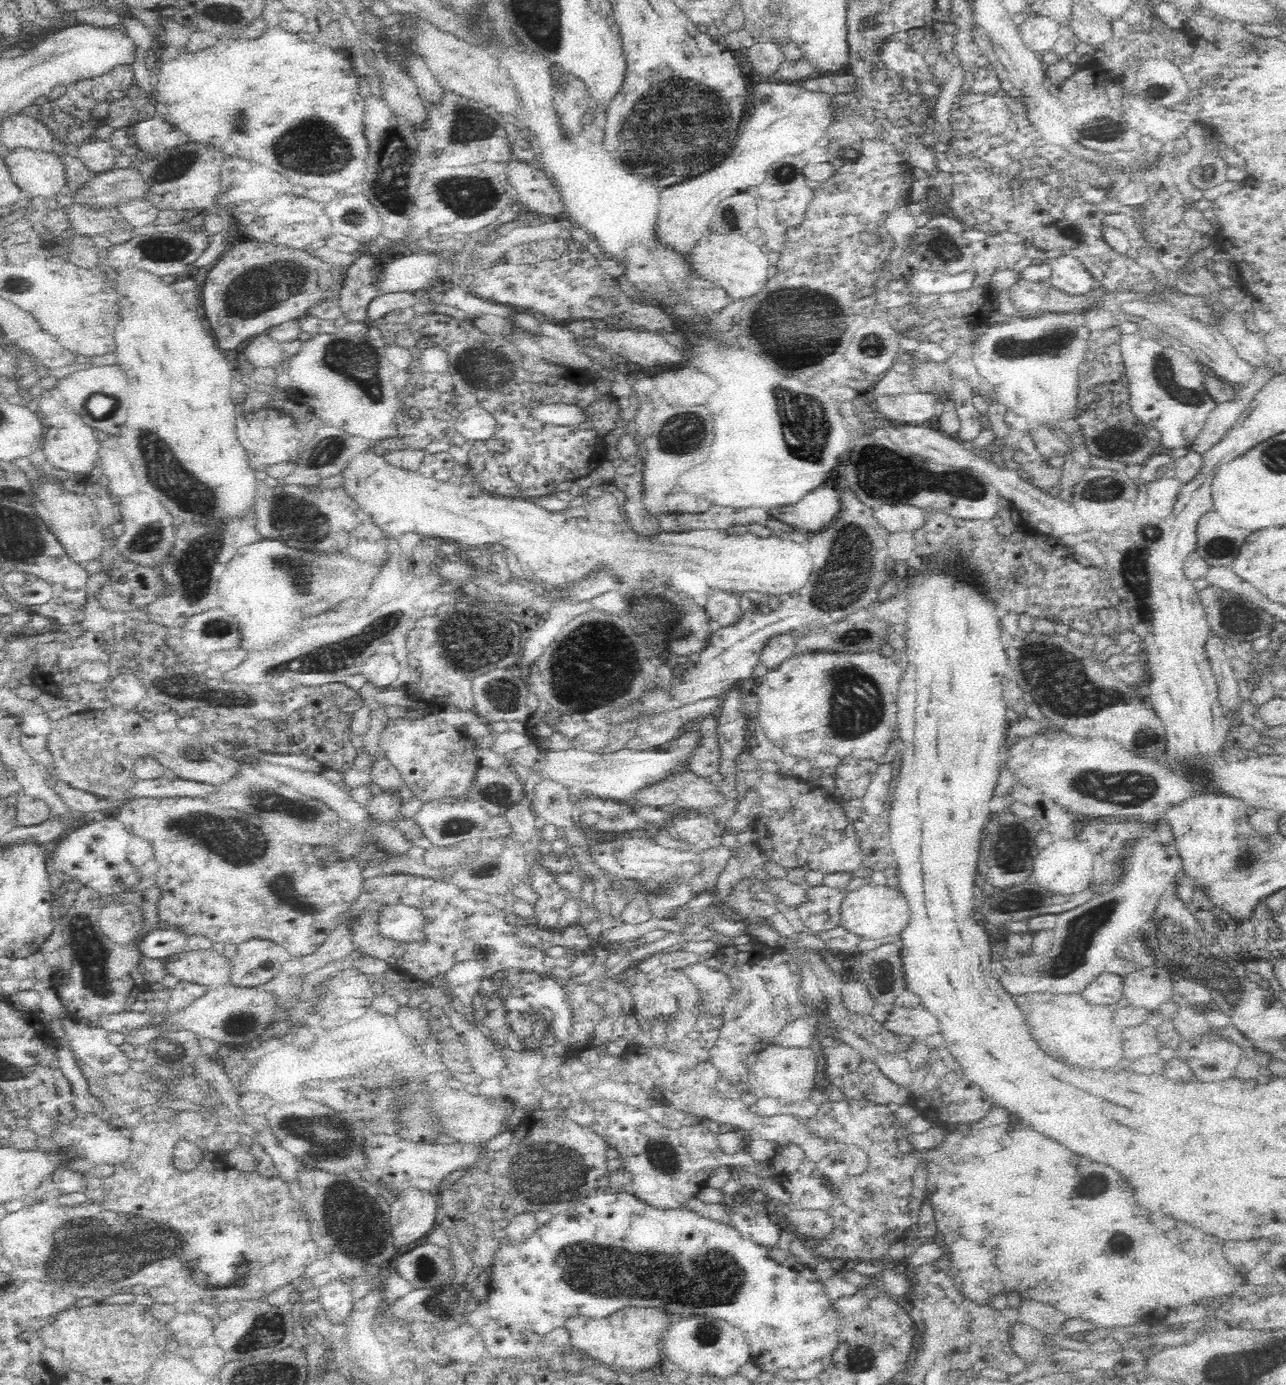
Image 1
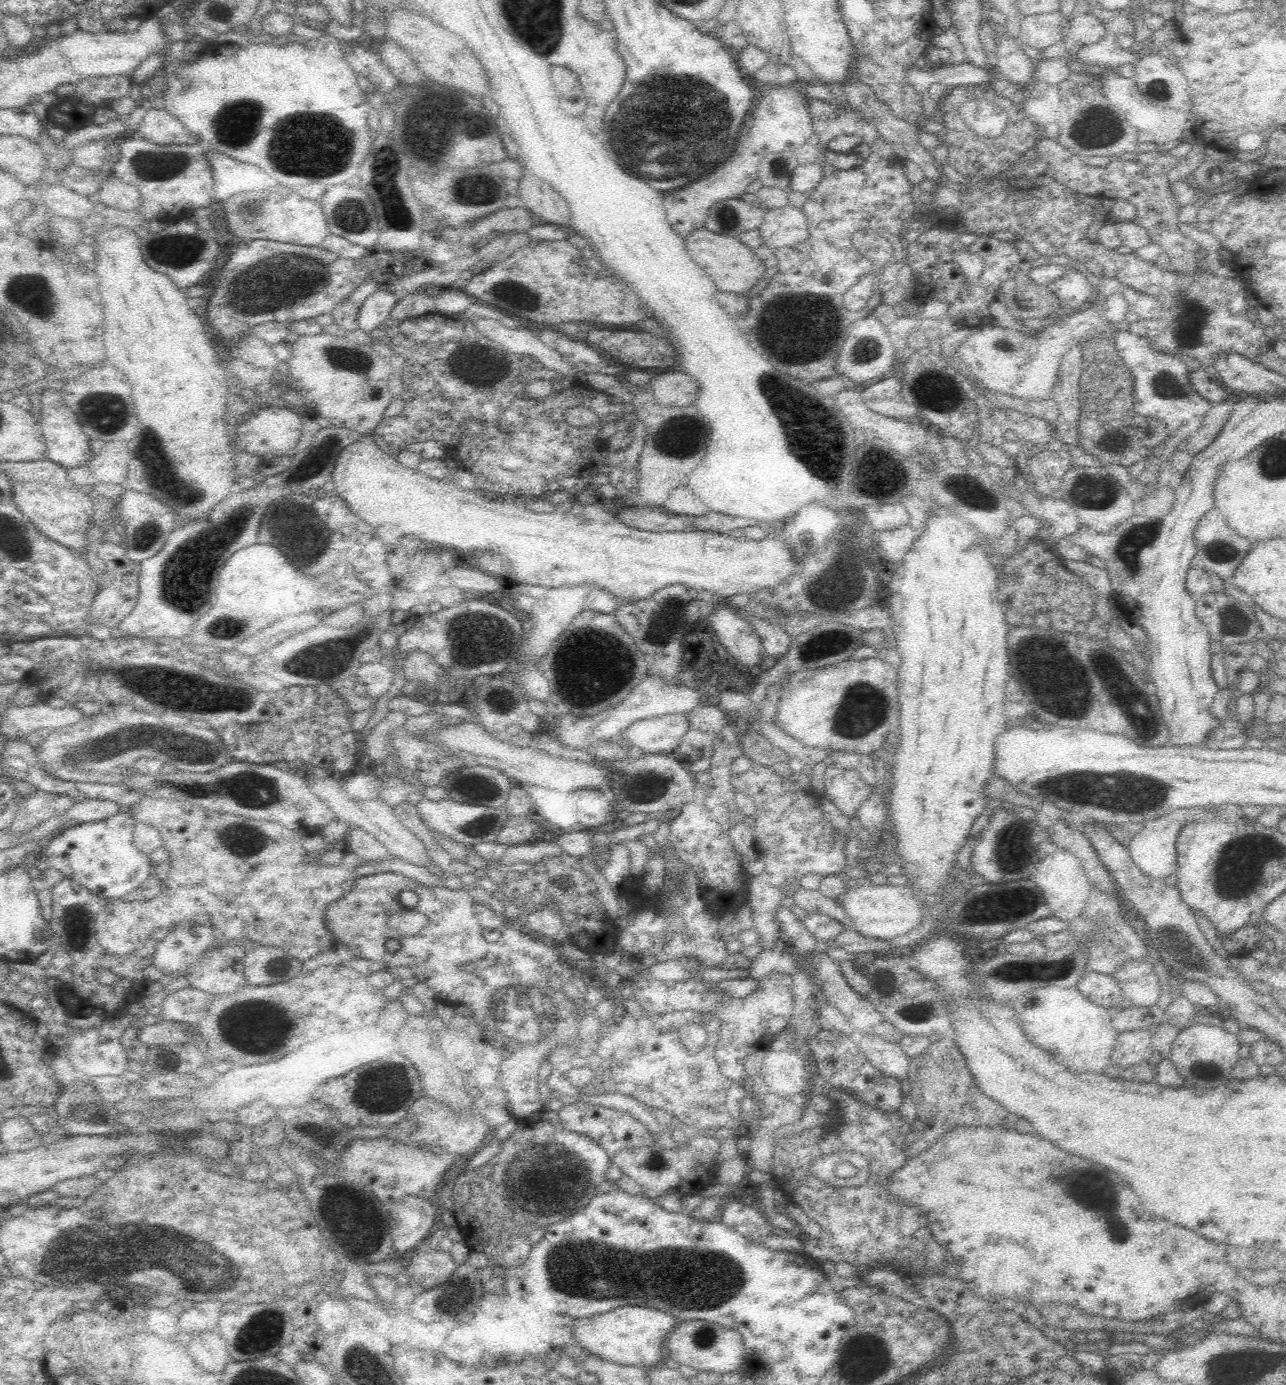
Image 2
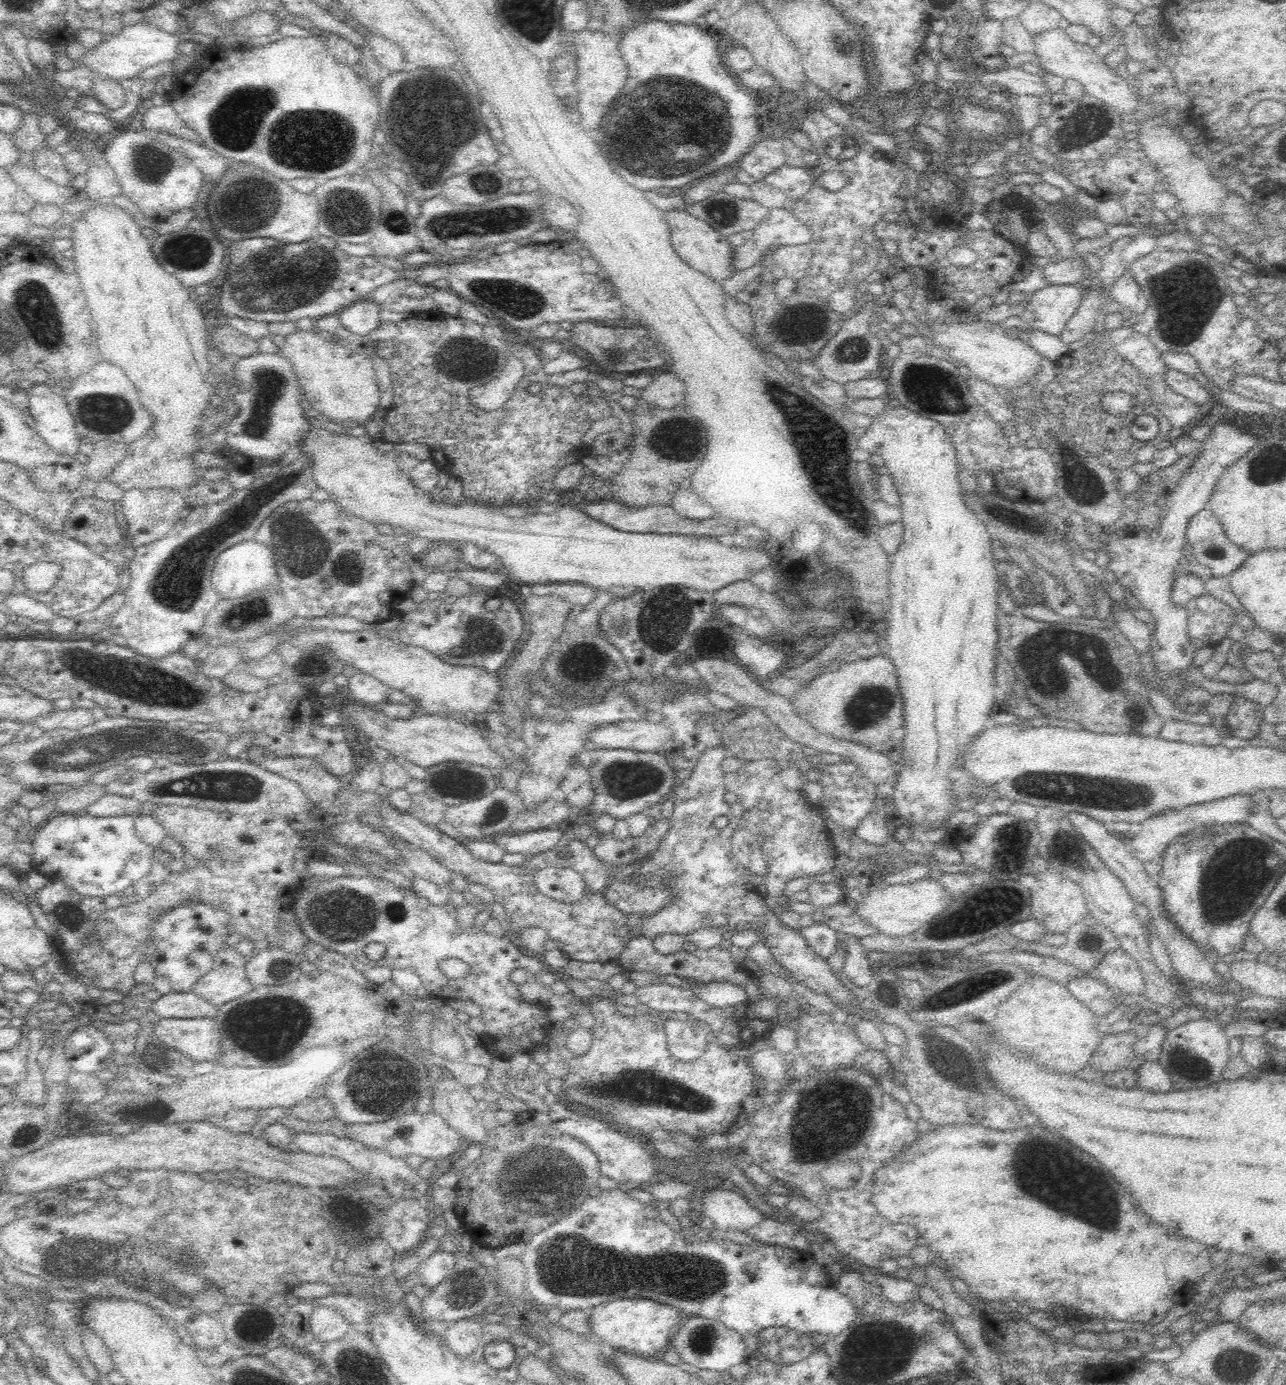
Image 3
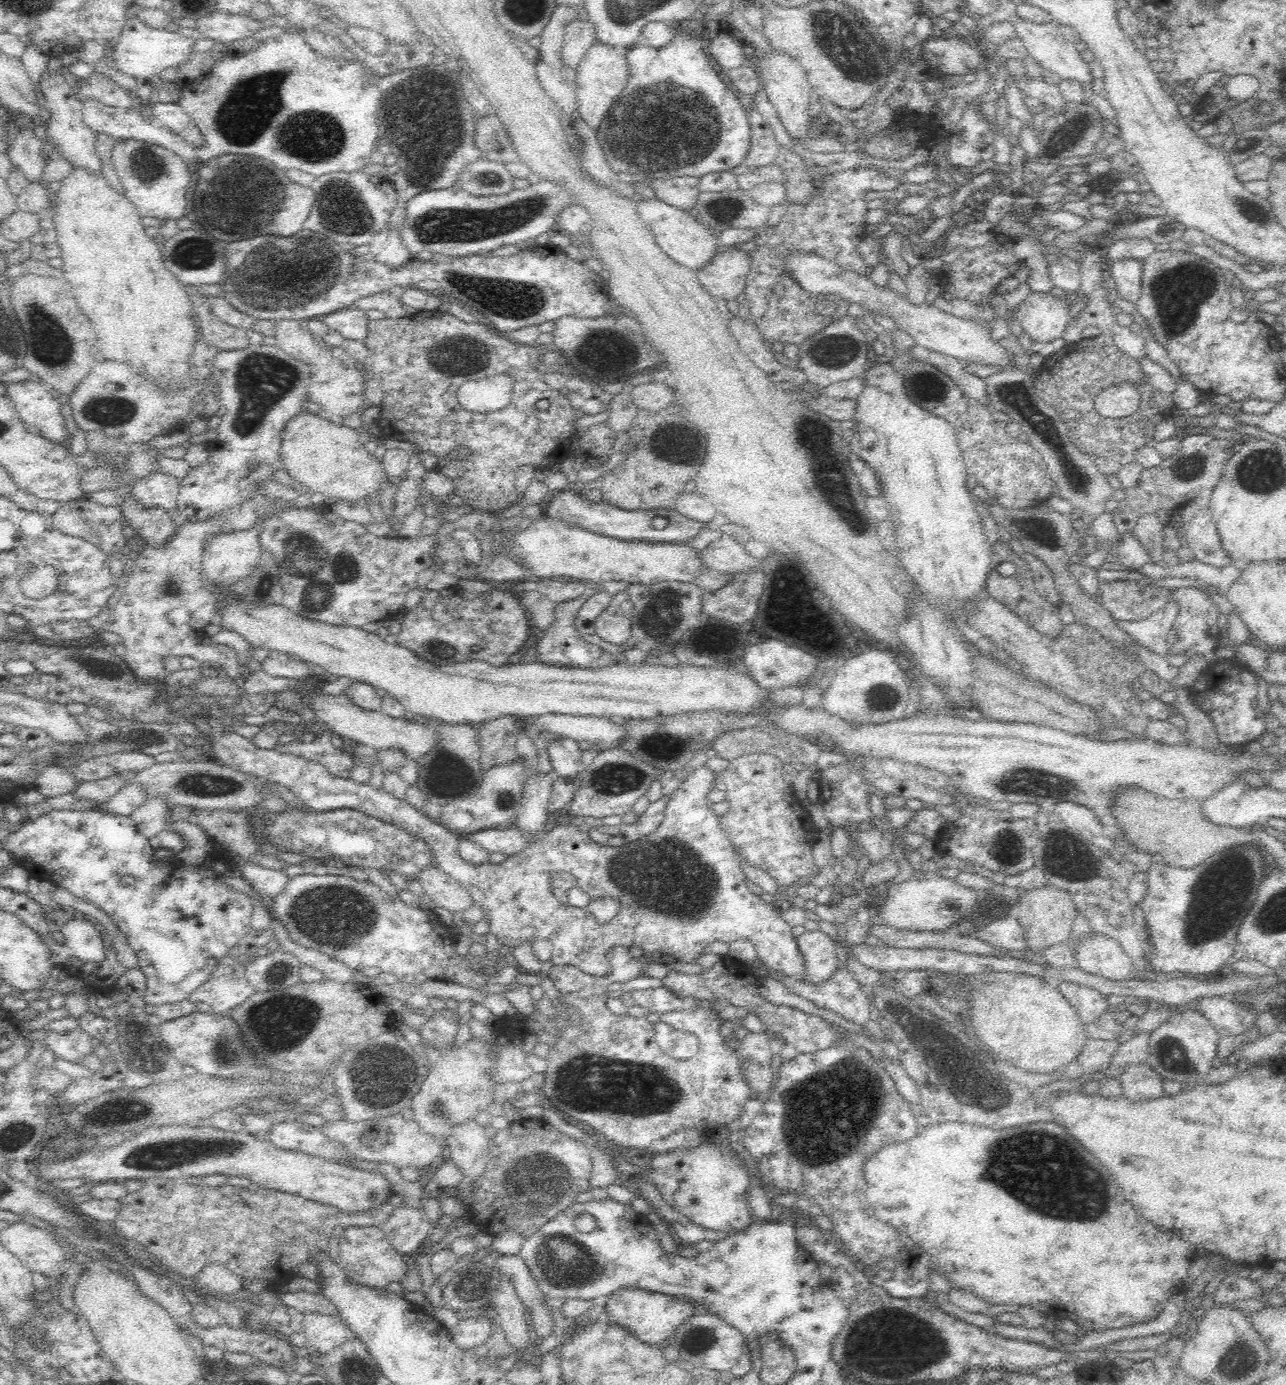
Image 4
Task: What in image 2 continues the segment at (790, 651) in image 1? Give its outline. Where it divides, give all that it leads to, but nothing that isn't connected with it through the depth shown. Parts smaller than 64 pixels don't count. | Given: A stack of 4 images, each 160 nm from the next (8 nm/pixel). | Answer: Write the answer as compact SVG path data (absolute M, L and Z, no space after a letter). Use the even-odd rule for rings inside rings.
M758 615L750 618L750 624L754 626L753 629L759 636L761 642L760 656L766 665L778 662L789 651L794 636L790 636L780 627L758 618Z

